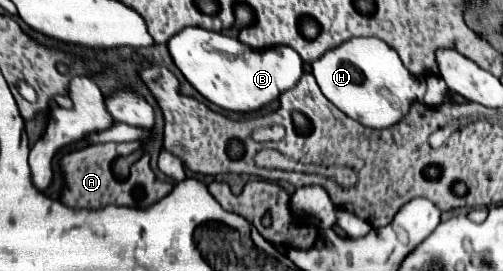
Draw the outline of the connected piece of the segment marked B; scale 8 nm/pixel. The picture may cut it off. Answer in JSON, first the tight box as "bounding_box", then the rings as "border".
{"bounding_box":[168,26,302,112],"border":[[[188,26],[168,42],[170,56],[184,78],[212,104],[230,112],[256,112],[278,100],[282,92],[290,90],[302,78],[302,58],[286,46],[254,50],[238,38],[220,32]]]}

